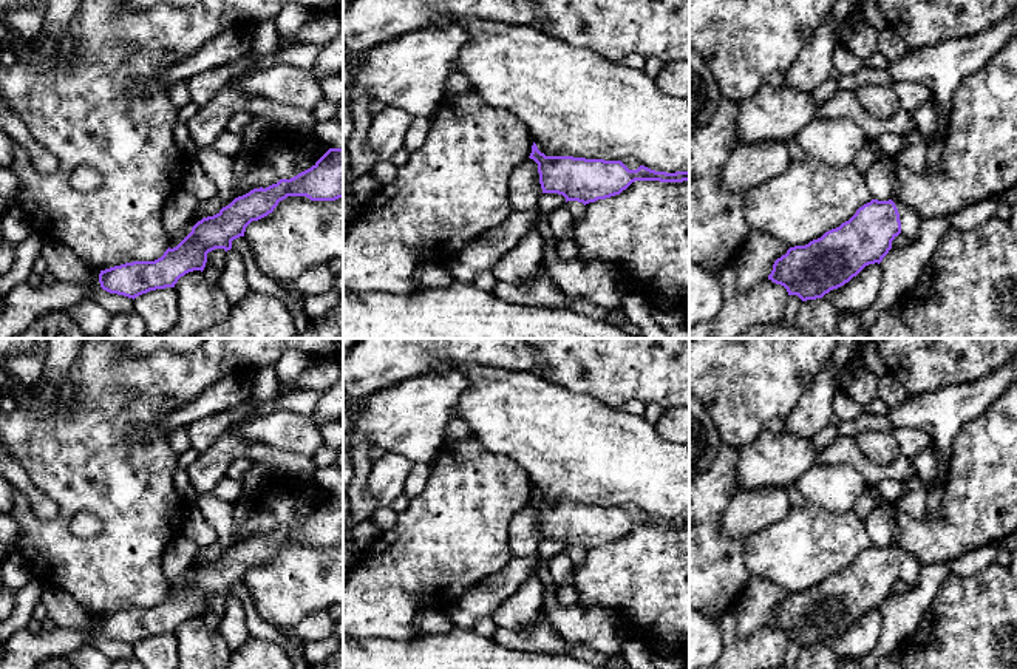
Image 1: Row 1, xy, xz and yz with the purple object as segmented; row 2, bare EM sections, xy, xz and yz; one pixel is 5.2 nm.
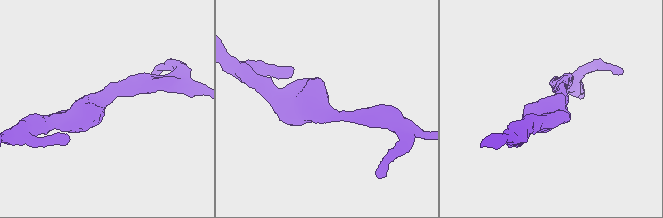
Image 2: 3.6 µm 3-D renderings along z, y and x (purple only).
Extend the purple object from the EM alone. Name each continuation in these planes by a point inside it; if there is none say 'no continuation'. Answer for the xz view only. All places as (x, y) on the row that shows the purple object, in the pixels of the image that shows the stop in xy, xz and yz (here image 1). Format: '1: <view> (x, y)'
no continuation

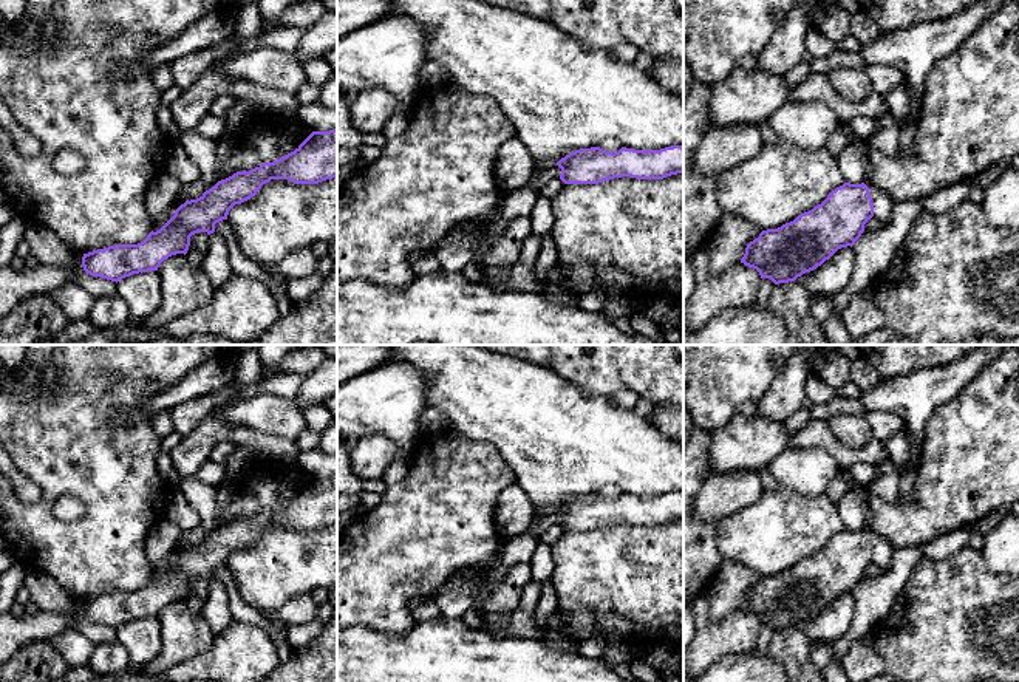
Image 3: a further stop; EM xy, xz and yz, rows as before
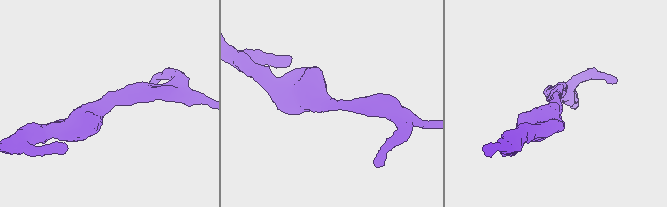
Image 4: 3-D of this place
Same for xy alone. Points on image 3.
no continuation

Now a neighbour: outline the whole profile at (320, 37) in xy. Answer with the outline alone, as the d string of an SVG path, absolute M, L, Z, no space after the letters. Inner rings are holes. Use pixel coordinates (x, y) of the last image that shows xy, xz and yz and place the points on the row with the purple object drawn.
M325 11L315 23L305 28L294 57L302 63L308 57L323 57L334 48L337 48L337 11Z

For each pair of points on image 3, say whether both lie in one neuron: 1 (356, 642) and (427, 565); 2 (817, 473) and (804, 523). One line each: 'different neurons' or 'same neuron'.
1: different neurons
2: different neurons

